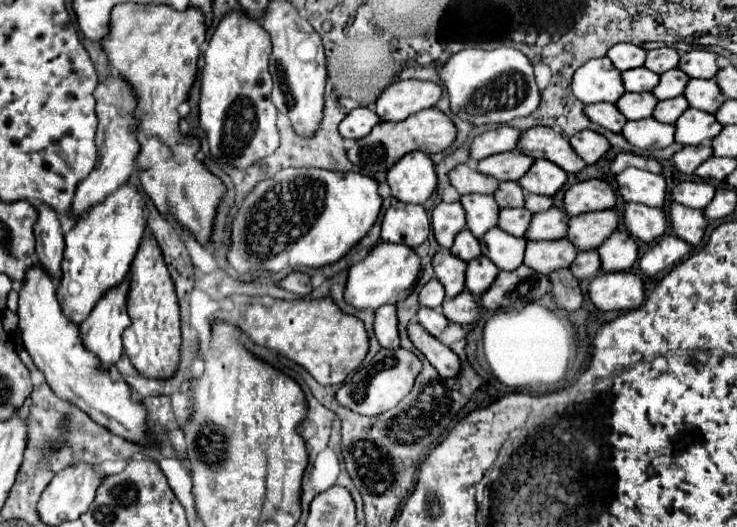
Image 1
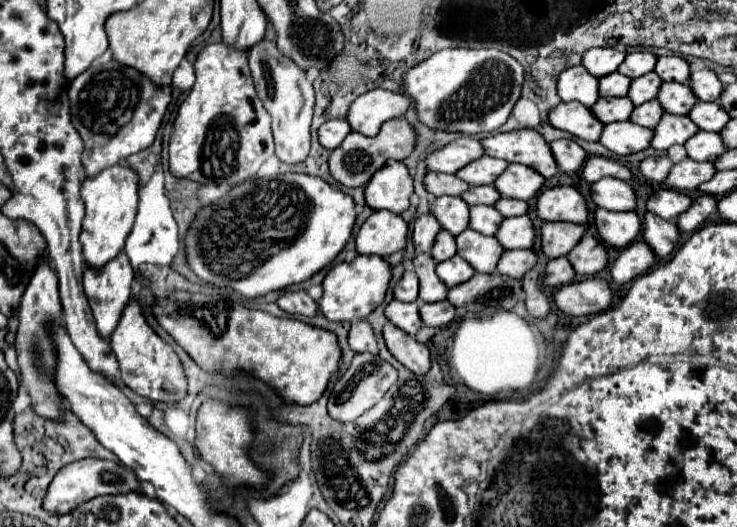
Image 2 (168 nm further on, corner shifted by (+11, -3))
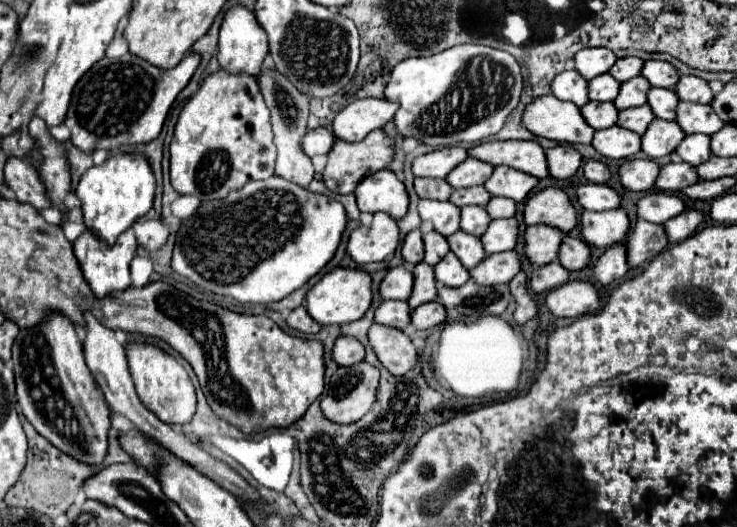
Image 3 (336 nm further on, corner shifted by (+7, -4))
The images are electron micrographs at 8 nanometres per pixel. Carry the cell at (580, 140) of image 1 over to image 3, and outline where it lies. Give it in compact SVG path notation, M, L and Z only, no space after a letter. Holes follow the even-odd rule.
M557 145L553 149L547 149L547 169L555 179L573 177L581 163L581 155L571 145Z

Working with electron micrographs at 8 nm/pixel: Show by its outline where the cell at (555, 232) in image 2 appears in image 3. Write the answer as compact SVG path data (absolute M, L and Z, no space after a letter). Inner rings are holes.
M533 225L527 227L523 233L525 239L525 255L531 261L531 265L539 267L539 265L547 265L551 261L557 259L557 247L561 245L561 233L557 233L557 229L553 227L545 227L545 225Z

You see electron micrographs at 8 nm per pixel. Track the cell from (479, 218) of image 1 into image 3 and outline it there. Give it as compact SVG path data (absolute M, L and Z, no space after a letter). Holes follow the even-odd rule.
M421 199L419 217L423 221L429 221L433 225L433 229L445 237L459 231L459 207L455 207L449 201L443 203L443 201Z

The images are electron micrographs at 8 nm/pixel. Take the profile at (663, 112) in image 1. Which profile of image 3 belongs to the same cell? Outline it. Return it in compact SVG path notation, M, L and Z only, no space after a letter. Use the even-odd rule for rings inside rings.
M643 105L643 107L631 107L631 109L625 109L619 113L619 119L617 119L617 125L619 127L625 127L625 129L631 129L633 133L637 135L643 135L645 129L649 127L649 123L653 121L653 111Z

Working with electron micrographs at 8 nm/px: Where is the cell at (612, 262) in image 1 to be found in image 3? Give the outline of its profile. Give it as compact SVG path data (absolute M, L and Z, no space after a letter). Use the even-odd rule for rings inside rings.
M569 235L563 237L561 247L559 247L559 263L569 269L569 271L579 271L589 263L589 245L581 239L573 239Z

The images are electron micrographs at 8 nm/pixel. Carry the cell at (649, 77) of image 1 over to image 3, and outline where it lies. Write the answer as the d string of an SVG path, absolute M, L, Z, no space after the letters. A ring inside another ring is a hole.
M603 73L603 75L597 75L595 79L591 79L587 83L587 89L589 89L591 101L613 101L613 97L617 97L619 83L609 73Z

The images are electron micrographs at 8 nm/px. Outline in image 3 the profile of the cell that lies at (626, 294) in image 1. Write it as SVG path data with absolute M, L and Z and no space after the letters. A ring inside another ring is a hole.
M573 281L551 289L545 297L545 305L555 317L575 319L599 311L599 295L591 283Z

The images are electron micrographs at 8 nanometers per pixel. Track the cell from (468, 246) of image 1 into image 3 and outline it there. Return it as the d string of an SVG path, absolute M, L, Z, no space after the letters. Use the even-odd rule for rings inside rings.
M433 231L423 235L423 247L425 247L425 259L423 261L427 265L437 265L437 261L441 261L441 257L449 251L445 237L439 233L433 233Z

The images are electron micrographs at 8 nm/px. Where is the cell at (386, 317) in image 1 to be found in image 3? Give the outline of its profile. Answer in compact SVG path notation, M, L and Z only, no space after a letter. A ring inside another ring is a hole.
M339 337L335 341L335 345L333 345L331 359L339 367L349 367L353 363L363 361L363 355L365 355L365 349L363 349L363 345L357 339L353 339L353 337Z

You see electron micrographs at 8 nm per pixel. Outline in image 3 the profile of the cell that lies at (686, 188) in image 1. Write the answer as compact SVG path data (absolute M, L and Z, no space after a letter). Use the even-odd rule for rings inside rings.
M649 193L637 201L637 217L651 223L665 223L677 213L683 213L685 205L677 195L671 193Z

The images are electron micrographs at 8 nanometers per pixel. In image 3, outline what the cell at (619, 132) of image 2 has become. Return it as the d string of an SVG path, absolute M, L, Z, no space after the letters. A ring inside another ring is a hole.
M613 125L605 131L595 131L591 143L607 159L627 159L641 149L641 137L629 129Z

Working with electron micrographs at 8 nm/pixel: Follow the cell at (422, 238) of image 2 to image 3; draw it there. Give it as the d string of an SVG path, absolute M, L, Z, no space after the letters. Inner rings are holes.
M419 229L411 231L405 237L403 247L401 247L401 255L403 255L403 261L411 263L411 265L417 265L423 261L423 245L421 245L421 231Z

